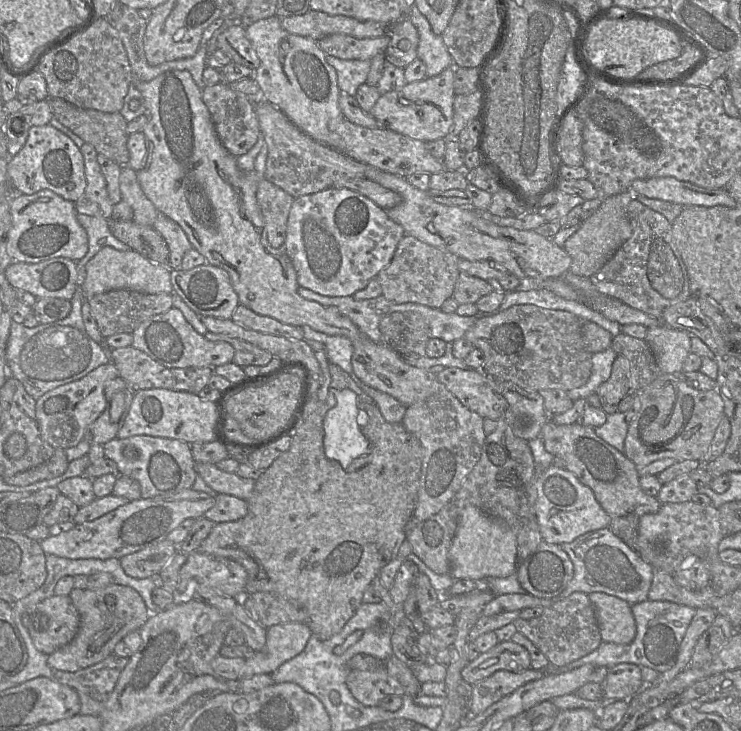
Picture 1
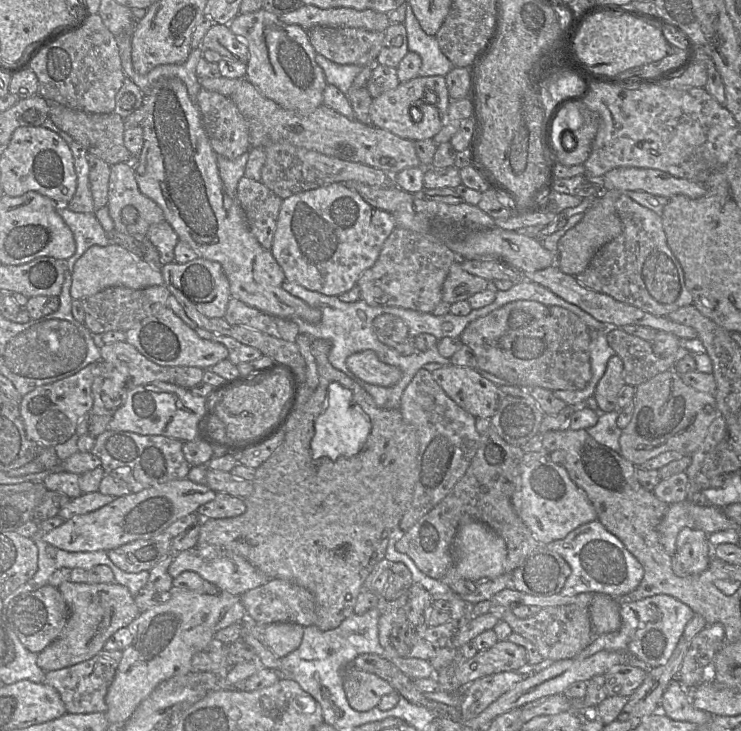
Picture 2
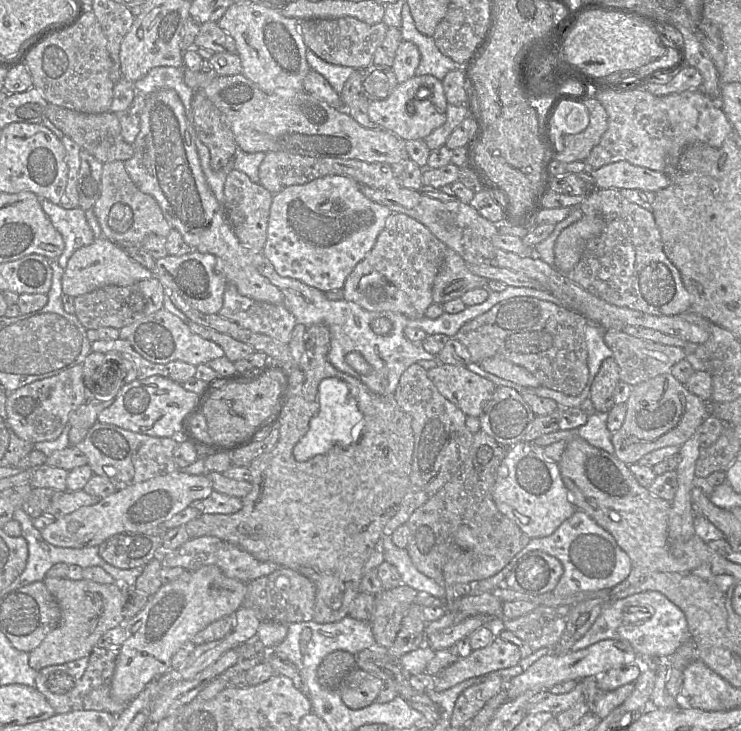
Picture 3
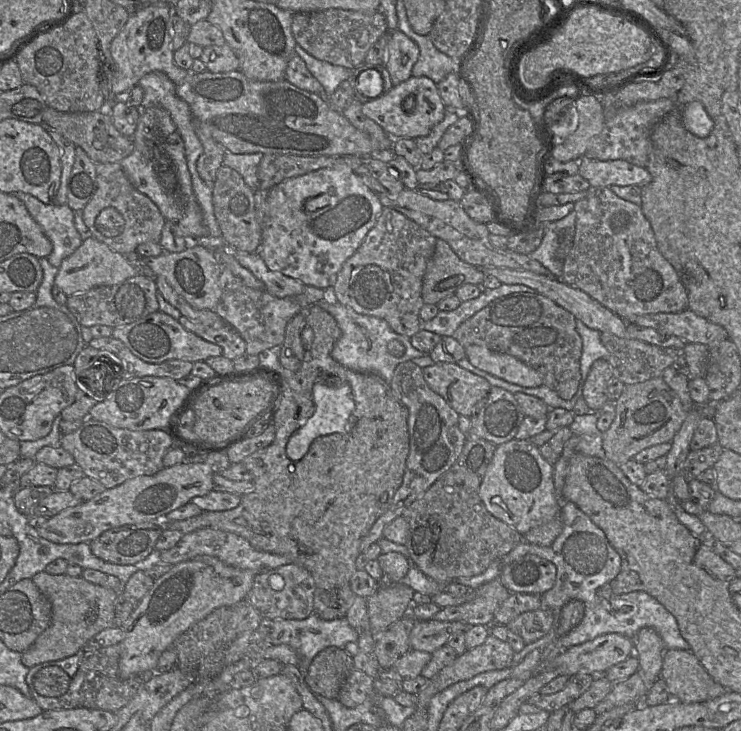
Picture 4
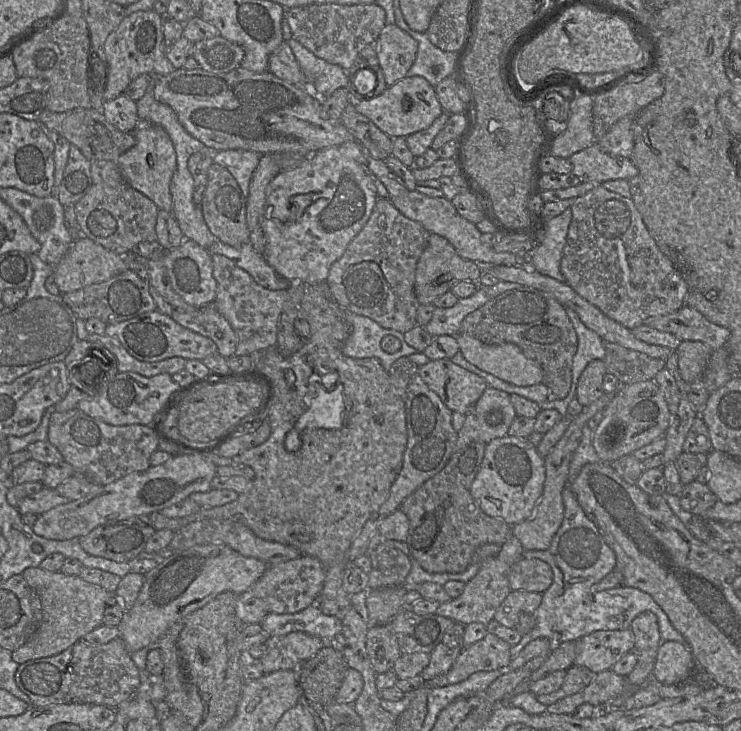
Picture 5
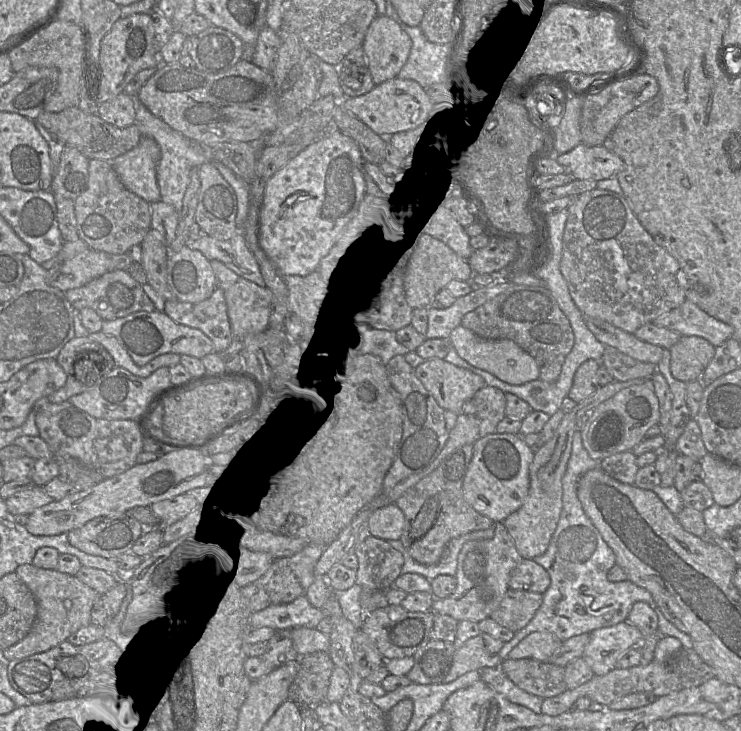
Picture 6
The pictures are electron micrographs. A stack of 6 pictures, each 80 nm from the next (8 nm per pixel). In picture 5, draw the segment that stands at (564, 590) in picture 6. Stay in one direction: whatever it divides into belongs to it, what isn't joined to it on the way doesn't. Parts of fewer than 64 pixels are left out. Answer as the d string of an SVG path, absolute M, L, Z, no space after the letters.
M585 424L581 441L572 456L567 482L562 491L564 504L562 524L547 550L523 549L523 558L539 559L550 565L553 571L553 582L543 593L542 603L535 611L535 627L529 633L523 635L518 644L511 646L512 660L530 641L540 637L550 640L551 651L562 642L576 641L592 632L624 630L631 625L631 622L628 622L624 617L614 617L604 613L604 611L613 600L624 601L626 594L621 592L631 592L637 588L620 585L604 591L592 591L593 585L599 583L607 574L614 571L616 556L604 541L596 525L585 514L571 489L572 481L584 465L599 462L601 460L593 446L593 430Z

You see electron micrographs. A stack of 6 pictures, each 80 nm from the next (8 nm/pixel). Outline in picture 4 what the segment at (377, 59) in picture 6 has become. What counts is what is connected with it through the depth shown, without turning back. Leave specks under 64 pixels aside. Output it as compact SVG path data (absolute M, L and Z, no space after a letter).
M399 30L389 31L383 66L387 69L393 85L410 78L412 68L419 57L419 47Z

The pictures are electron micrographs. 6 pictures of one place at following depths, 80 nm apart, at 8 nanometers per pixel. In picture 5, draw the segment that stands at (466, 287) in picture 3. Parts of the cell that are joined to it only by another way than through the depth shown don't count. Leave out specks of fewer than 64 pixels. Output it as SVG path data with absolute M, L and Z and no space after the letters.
M430 233L427 245L423 250L415 270L414 291L420 305L433 304L433 302L461 281L477 283L483 274L479 264L465 260L458 255L449 241L442 236Z

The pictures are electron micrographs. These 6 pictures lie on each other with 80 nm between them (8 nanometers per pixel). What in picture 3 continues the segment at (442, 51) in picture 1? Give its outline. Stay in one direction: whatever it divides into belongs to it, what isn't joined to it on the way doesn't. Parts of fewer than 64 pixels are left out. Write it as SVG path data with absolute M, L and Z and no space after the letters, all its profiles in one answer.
M407 3L403 4L401 17L399 29L403 39L416 45L420 52L420 62L415 76L432 75L442 81L448 72L459 68L455 61L439 51L432 37L425 36L417 30Z

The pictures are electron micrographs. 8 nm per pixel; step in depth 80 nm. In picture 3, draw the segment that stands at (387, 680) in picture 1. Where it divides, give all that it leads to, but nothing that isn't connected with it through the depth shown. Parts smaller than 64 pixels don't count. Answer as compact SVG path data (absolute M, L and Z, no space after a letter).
M356 667L342 682L340 696L344 704L358 710L369 706L376 701L384 682Z

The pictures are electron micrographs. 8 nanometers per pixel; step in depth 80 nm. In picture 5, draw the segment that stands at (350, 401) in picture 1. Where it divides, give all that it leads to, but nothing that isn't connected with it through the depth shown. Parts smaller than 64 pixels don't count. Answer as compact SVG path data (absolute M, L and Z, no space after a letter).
M333 378L330 380L332 383L329 384L325 384L326 379L309 382L306 395L308 407L286 435L284 445L287 451L296 452L301 448L301 432L304 429L342 428L346 410L343 386L340 382L335 383Z

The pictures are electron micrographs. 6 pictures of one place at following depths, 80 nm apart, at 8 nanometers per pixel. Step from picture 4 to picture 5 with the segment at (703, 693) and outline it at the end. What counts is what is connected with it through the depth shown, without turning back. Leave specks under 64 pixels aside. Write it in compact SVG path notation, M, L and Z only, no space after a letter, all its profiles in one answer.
M662 641L658 647L653 678L665 685L686 681L697 667L690 649L677 641Z

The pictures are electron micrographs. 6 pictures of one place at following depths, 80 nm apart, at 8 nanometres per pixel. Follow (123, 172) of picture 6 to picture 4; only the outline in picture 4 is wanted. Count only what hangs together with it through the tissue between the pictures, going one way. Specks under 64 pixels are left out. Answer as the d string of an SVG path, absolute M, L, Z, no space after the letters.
M160 106L141 109L132 141L133 152L119 162L131 184L157 205L166 221L177 223L190 242L207 236L209 231L193 191L184 142L168 111Z

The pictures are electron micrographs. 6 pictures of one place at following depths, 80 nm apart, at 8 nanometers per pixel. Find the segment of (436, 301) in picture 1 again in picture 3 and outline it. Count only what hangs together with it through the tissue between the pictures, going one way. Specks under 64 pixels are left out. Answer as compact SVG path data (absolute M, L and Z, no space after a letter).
M392 212L371 251L347 277L342 288L343 299L354 302L371 312L394 312L403 314L409 319L422 318L427 308L434 303L432 287L447 248L425 225L416 219L403 213Z

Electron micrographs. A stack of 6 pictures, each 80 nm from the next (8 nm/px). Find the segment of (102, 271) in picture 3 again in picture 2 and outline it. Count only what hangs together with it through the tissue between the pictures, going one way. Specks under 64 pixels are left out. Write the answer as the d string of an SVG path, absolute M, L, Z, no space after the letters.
M115 243L107 246L89 247L75 262L70 277L70 295L73 300L82 300L109 287L123 286L130 289L142 289L164 284L160 269L153 268Z

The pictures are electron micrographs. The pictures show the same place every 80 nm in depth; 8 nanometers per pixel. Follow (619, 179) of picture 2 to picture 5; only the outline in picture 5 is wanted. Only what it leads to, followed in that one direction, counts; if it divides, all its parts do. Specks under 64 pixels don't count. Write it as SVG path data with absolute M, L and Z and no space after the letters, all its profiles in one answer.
M592 144L568 158L572 164L572 173L579 177L582 182L591 182L601 185L603 182L624 179L630 180L638 174L638 169L630 158L611 156L604 152L598 144Z

